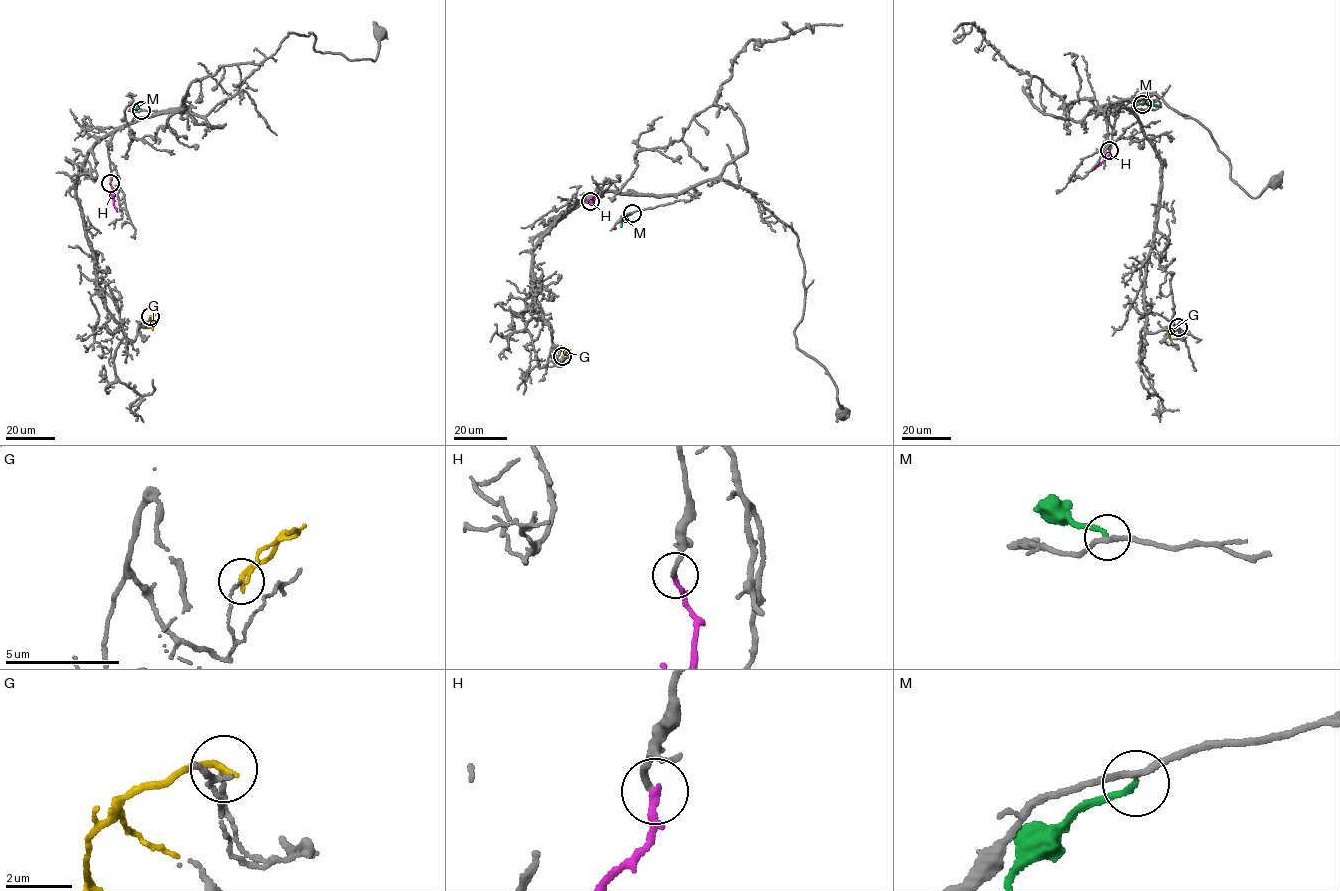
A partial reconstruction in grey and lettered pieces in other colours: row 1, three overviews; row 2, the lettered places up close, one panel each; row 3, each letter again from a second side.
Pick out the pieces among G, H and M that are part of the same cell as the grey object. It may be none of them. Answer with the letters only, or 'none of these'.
H

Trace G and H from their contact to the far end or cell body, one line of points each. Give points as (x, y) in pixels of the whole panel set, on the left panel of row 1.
G: (150, 316), (154, 322), (152, 330)
H: (110, 183), (117, 211)

